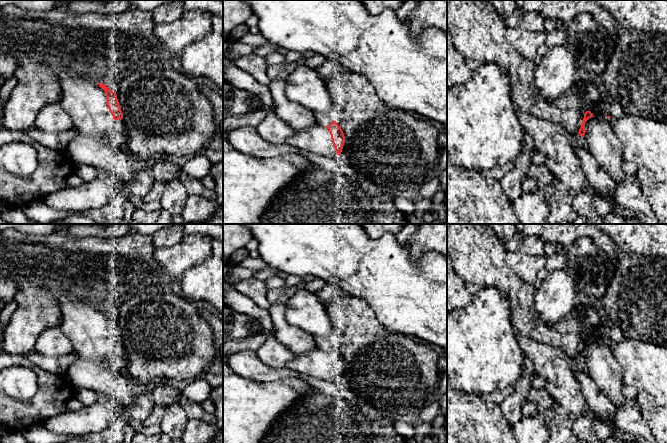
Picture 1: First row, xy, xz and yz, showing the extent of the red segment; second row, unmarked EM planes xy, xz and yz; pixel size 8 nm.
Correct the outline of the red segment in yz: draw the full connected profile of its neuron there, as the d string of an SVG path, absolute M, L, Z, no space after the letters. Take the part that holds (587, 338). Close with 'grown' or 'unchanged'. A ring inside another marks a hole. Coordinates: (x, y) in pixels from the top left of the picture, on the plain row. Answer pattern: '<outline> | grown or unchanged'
M590 335L584 337L579 359L587 373L617 406L625 402L623 394L623 373L615 359L610 340L594 341Z | grown

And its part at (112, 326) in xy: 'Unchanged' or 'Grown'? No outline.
Grown

